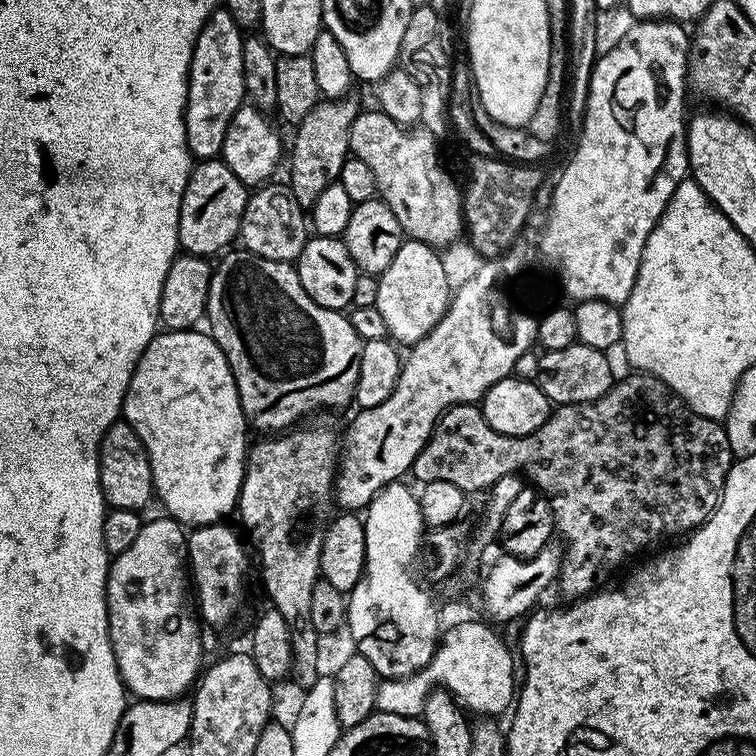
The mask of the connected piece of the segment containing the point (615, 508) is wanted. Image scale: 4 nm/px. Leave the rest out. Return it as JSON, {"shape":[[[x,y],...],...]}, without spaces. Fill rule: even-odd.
{"shape":[[[633,371],[632,376],[625,380],[617,379],[610,389],[602,398],[598,398],[592,404],[562,404],[559,405],[549,415],[548,421],[536,432],[531,432],[529,436],[507,436],[498,434],[490,422],[486,422],[483,407],[473,404],[454,405],[440,416],[432,436],[425,444],[425,448],[414,458],[411,475],[416,475],[420,479],[421,485],[430,482],[451,482],[452,485],[458,486],[466,494],[472,492],[483,493],[494,486],[500,478],[505,477],[511,472],[519,473],[524,468],[532,468],[531,483],[546,497],[548,505],[552,507],[552,518],[554,521],[555,531],[562,541],[562,559],[560,561],[560,575],[558,577],[558,588],[561,588],[568,598],[583,598],[599,589],[600,584],[607,578],[611,572],[616,572],[631,556],[636,556],[639,552],[647,550],[651,544],[659,542],[663,536],[680,536],[687,537],[688,533],[695,528],[701,528],[709,518],[714,514],[718,502],[722,498],[724,483],[728,477],[728,471],[731,470],[734,463],[734,457],[731,452],[730,442],[727,441],[727,430],[725,425],[719,420],[711,420],[702,414],[698,414],[694,409],[688,406],[681,396],[676,396],[668,389],[662,381],[646,372]]]}

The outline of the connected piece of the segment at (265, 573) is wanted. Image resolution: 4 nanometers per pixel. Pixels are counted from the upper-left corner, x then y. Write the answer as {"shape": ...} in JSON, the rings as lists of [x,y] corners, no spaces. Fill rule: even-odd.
{"shape":[[[324,424],[318,425],[317,428],[303,428],[304,427],[301,427],[299,430],[289,431],[287,434],[276,434],[271,438],[260,438],[260,441],[258,441],[257,444],[255,441],[255,443],[251,445],[250,451],[246,456],[246,467],[244,470],[244,481],[246,481],[246,486],[240,487],[239,500],[246,500],[246,502],[250,502],[250,506],[254,506],[256,510],[262,510],[262,512],[260,512],[262,516],[266,514],[264,510],[268,510],[264,522],[260,522],[258,528],[250,529],[250,538],[256,543],[257,550],[260,551],[260,576],[264,579],[264,588],[268,591],[269,598],[272,599],[269,600],[271,607],[276,608],[278,614],[282,614],[282,619],[286,622],[286,626],[290,626],[290,650],[292,651],[292,671],[290,673],[290,680],[293,680],[298,687],[302,688],[301,690],[308,690],[314,686],[318,677],[315,666],[317,665],[318,642],[321,636],[320,633],[314,630],[314,621],[310,619],[310,597],[314,590],[314,586],[316,585],[316,581],[321,579],[320,547],[324,541],[324,529],[327,528],[330,523],[328,511],[330,511],[331,508],[334,508],[333,501],[330,497],[334,492],[334,481],[338,471],[338,436],[336,440],[335,434]]]}

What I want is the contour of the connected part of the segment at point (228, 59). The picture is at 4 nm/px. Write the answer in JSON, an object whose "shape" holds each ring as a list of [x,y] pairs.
{"shape":[[[226,10],[213,12],[196,39],[188,71],[188,101],[184,107],[184,125],[188,149],[197,161],[215,160],[223,153],[226,130],[230,130],[234,114],[245,103],[243,45],[242,29]]]}

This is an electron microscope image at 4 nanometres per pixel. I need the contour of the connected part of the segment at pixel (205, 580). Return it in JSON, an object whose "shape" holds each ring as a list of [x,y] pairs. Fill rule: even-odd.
{"shape":[[[227,523],[201,524],[193,527],[187,533],[188,559],[187,567],[190,569],[190,580],[194,585],[194,600],[198,605],[198,616],[205,625],[213,624],[220,628],[228,624],[240,612],[240,603],[244,600],[244,575],[248,572],[248,556],[244,553],[244,544],[236,537],[232,528],[227,528]]]}

